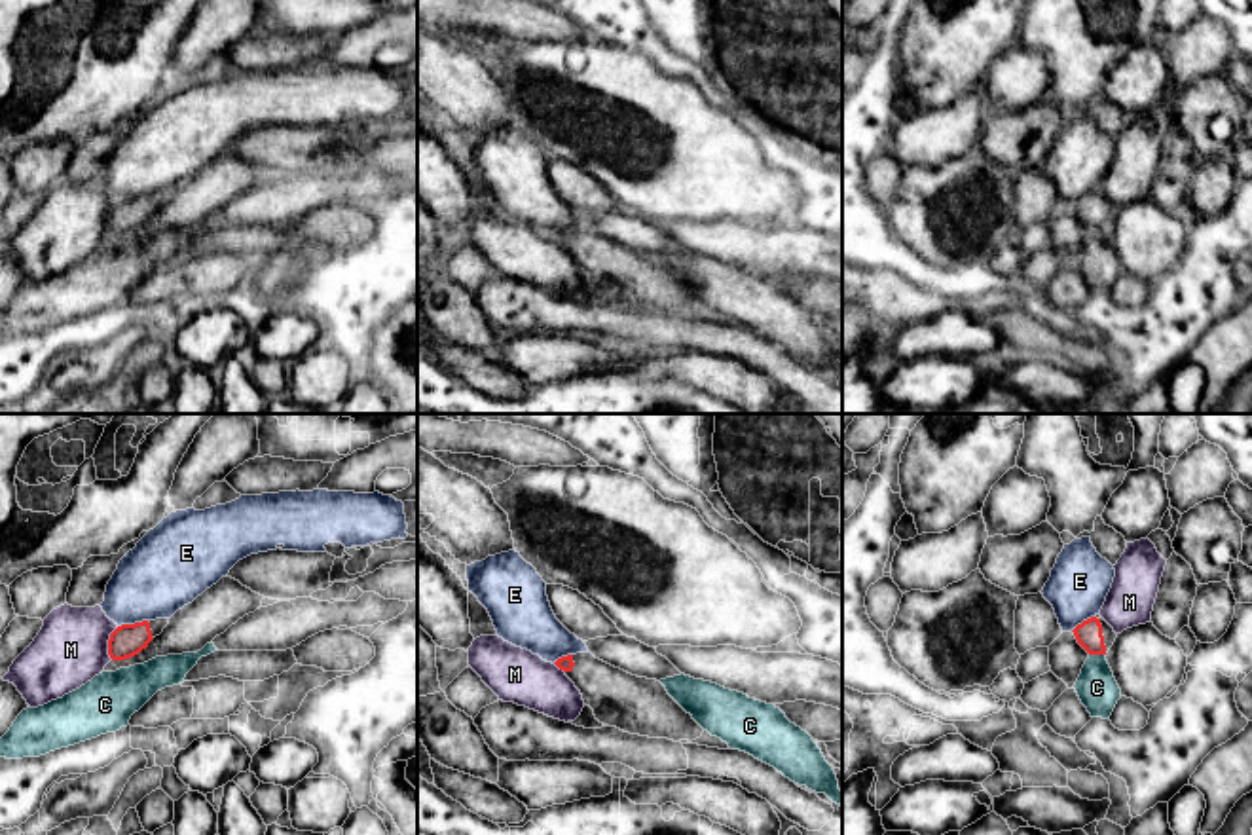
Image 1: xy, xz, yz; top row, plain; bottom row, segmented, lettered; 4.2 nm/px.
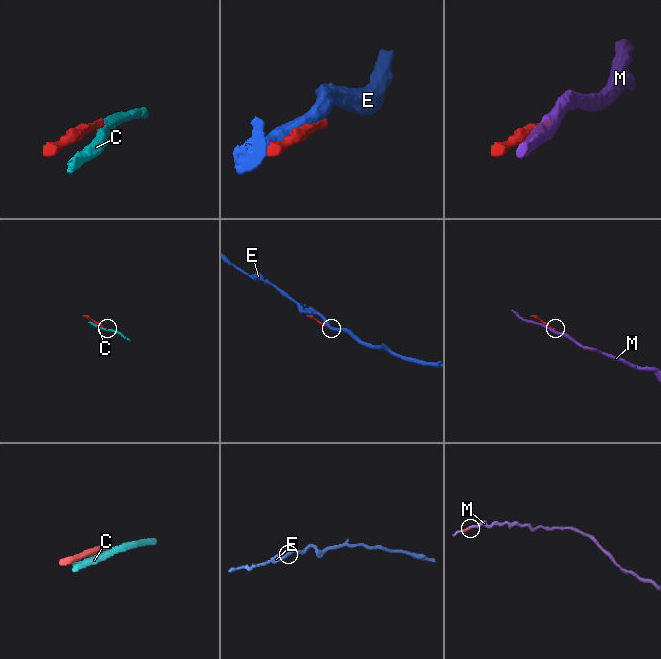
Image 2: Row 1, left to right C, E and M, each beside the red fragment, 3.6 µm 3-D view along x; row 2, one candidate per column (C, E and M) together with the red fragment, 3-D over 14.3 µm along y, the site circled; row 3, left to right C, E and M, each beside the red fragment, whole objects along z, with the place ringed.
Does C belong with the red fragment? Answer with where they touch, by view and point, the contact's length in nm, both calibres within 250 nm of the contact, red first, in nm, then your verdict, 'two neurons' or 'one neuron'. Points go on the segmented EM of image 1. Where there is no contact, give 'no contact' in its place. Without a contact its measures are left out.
meets red in yz at (1097, 653); contact 70 nm long; 110 nm thick on the red side, 170 nm on the other; two neurons

